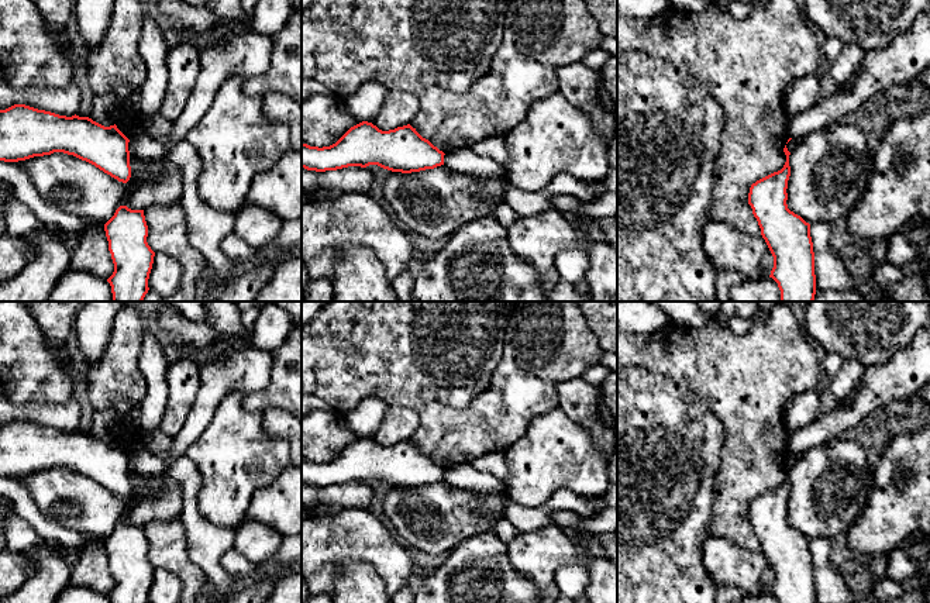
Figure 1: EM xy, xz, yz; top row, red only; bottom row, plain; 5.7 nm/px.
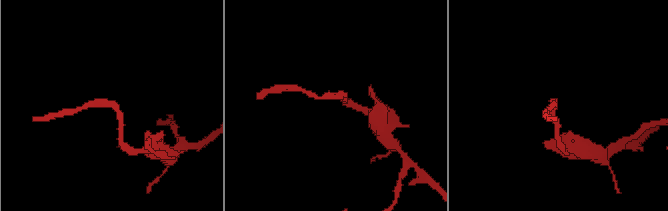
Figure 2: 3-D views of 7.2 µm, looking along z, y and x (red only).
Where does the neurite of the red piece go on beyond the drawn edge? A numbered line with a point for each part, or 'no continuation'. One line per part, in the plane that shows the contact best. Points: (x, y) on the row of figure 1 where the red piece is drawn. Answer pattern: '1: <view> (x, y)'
no continuation

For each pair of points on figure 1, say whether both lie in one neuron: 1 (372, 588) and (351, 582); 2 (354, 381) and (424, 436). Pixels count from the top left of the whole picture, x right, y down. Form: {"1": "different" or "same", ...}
{"1": "same", "2": "different"}

